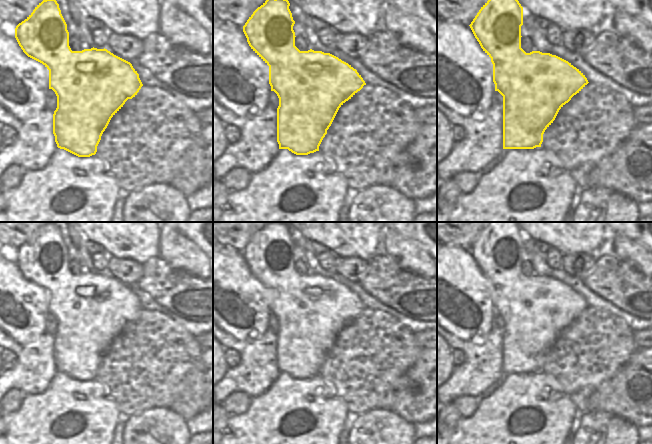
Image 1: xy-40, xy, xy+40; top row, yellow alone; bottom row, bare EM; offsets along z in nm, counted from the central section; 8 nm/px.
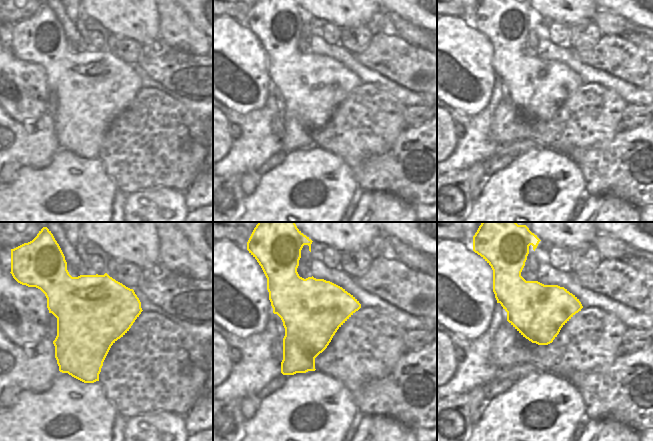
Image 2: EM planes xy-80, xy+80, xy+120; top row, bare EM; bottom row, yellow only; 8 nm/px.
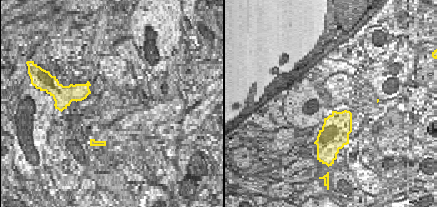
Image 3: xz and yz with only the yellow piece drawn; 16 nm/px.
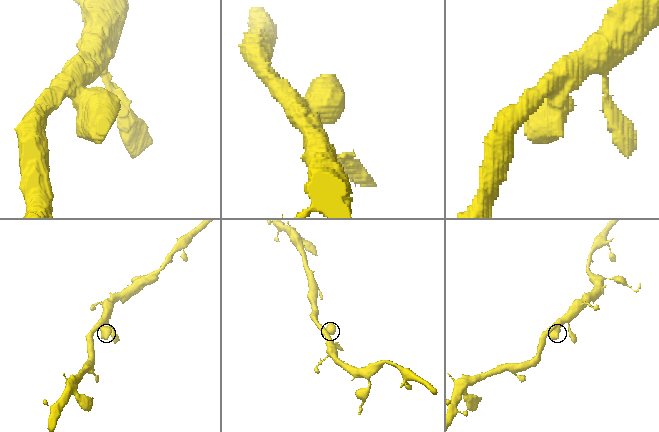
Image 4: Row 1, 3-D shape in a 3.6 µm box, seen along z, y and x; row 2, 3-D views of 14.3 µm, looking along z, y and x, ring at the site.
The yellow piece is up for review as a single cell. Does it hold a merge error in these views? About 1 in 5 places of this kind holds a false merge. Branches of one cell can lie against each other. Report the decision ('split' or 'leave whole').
leave whole

